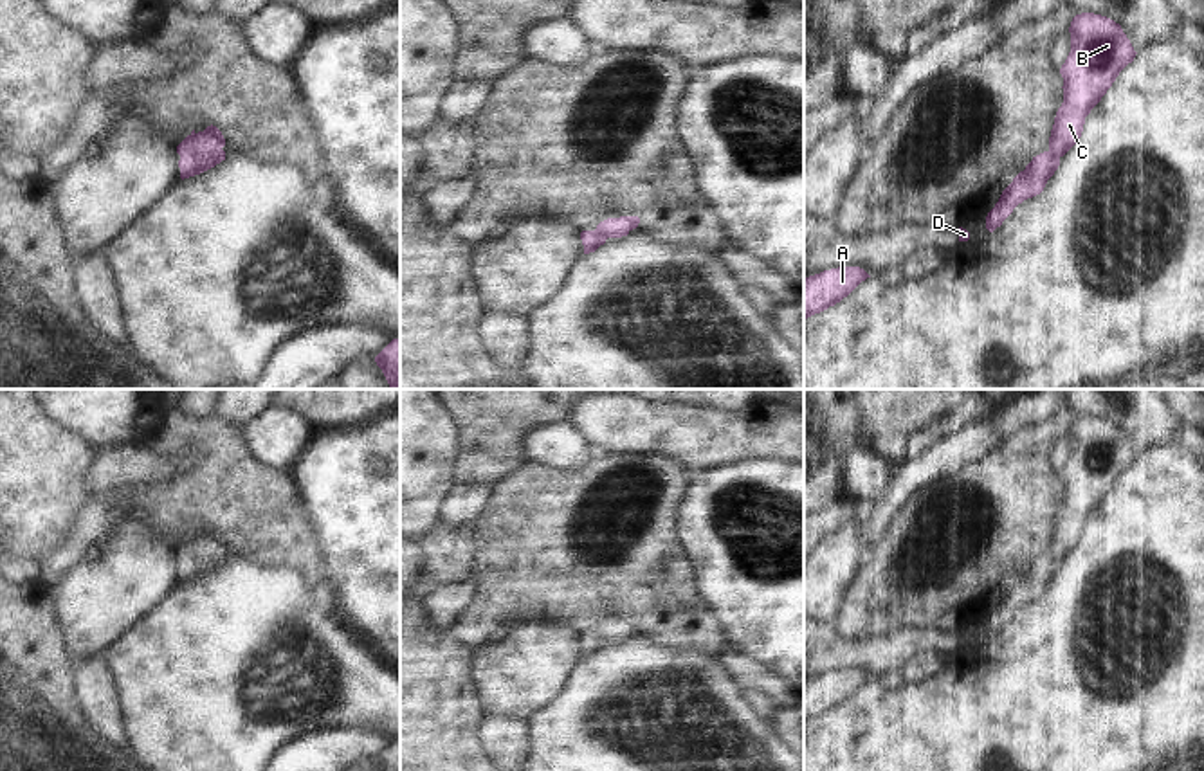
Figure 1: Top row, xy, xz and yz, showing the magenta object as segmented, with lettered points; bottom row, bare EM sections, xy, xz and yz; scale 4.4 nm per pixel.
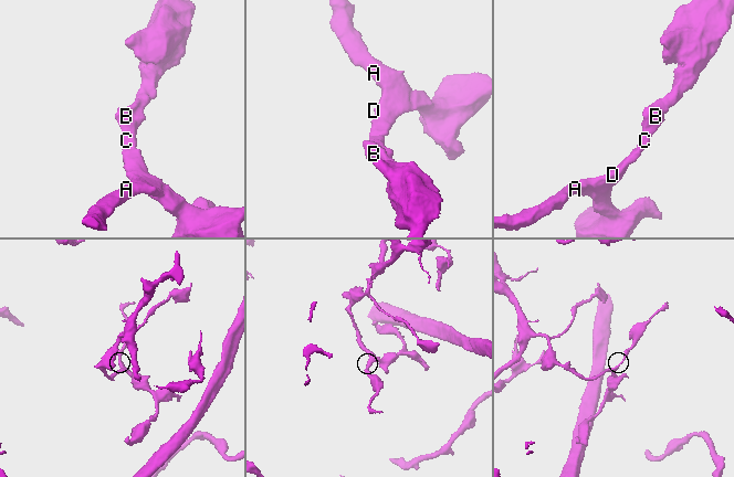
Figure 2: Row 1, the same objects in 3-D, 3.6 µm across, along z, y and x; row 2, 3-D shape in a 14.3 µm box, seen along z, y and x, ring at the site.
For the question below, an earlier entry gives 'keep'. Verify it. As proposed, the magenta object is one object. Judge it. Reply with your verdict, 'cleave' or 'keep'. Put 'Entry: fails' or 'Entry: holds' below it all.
keep
Entry: holds

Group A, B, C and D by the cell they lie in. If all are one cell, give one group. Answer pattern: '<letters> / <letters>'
A B C D

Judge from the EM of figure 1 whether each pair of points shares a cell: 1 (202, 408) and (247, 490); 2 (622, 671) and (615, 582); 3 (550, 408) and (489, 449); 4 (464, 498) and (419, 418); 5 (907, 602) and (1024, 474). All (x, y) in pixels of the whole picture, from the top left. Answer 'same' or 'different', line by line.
1: different
2: different
3: same
4: different
5: same

